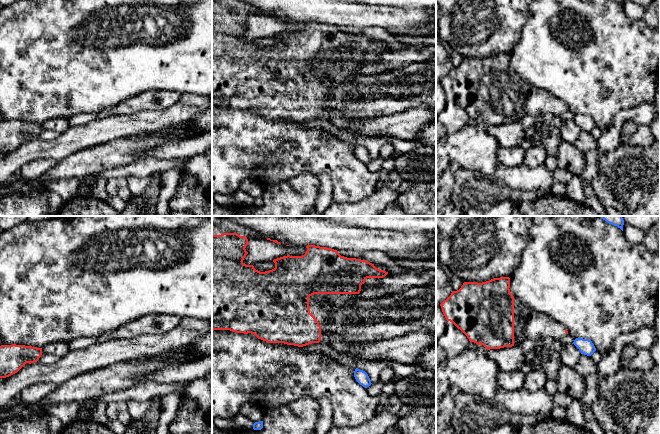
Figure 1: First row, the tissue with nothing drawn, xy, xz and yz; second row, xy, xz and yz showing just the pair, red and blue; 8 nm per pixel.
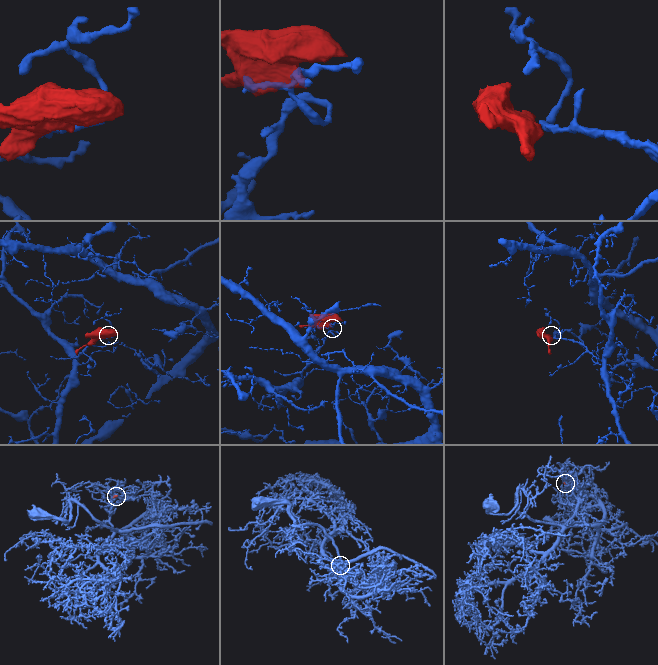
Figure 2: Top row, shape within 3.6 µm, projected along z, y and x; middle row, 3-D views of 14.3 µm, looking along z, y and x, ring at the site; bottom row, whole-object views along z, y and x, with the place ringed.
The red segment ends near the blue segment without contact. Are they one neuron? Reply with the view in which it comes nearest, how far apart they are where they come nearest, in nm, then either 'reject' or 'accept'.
nearest in yz; 80 nm apart; reject

